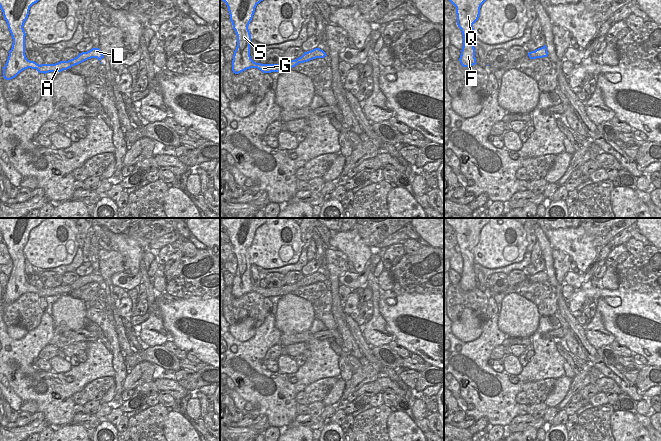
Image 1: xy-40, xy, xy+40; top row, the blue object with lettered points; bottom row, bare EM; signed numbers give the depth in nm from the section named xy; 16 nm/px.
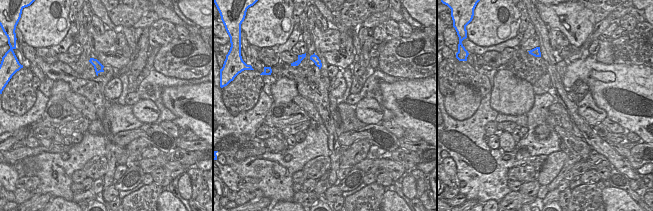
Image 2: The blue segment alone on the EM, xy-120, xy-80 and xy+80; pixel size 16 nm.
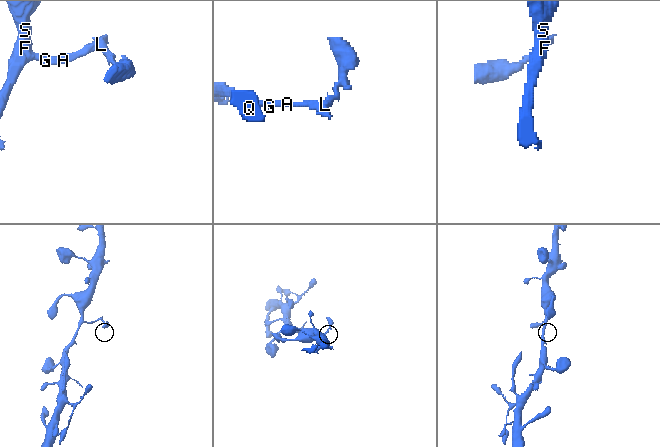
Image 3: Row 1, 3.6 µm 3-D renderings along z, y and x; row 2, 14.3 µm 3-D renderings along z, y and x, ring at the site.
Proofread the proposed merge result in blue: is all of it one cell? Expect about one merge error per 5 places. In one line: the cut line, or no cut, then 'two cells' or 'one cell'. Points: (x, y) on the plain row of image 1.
cut in xy-40 along (71, 283), (72, 289); two cells

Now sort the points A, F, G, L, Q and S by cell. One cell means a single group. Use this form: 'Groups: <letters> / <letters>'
Groups: A F G Q S / L

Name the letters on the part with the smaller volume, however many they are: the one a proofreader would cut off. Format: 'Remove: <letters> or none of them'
Remove: L

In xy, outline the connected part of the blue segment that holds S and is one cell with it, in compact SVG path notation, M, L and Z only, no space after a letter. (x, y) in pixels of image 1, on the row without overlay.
M220 218L222 225L224 225L228 231L230 245L232 246L233 253L237 259L237 271L234 275L232 284L232 295L235 298L239 298L250 292L257 292L263 297L271 296L284 296L296 290L297 286L295 284L284 285L279 288L261 288L256 287L251 283L250 280L250 267L251 258L248 250L253 242L256 230L263 225L269 218Z

